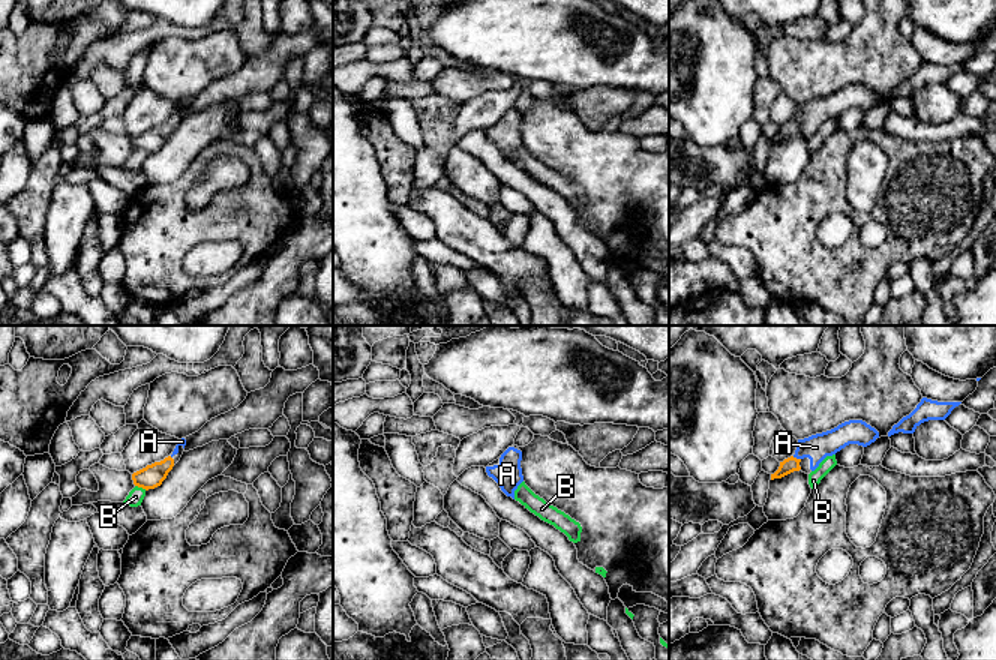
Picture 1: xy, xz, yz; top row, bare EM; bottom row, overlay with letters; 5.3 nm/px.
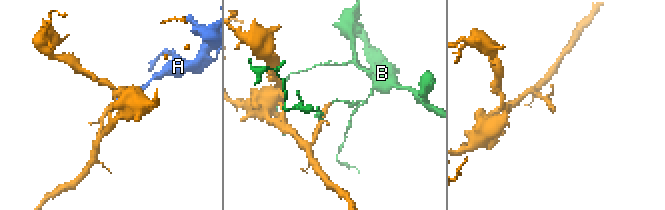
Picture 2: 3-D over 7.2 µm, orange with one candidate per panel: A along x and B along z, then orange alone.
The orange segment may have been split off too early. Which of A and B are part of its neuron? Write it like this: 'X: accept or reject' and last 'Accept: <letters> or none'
A: accept
B: reject
Accept: A

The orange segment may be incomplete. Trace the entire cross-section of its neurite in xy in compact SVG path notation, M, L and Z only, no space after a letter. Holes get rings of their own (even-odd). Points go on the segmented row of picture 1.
M171 456L160 462L147 465L146 468L132 474L134 484L146 490L154 489L162 484L172 466L174 459Z

